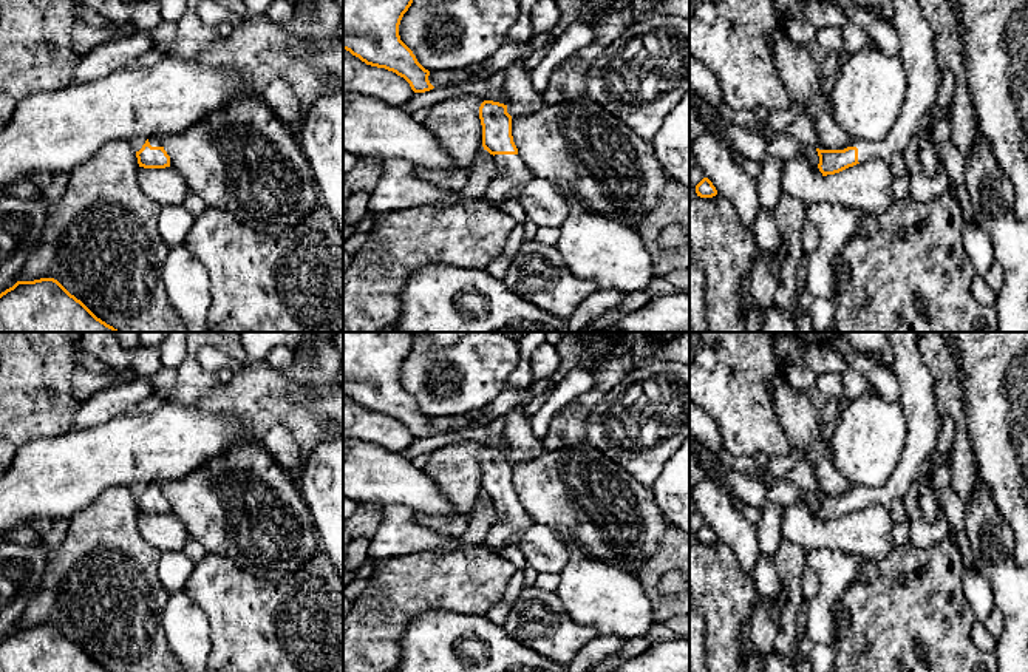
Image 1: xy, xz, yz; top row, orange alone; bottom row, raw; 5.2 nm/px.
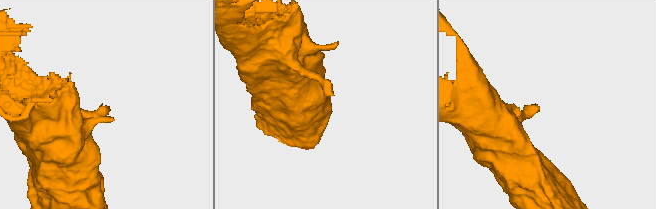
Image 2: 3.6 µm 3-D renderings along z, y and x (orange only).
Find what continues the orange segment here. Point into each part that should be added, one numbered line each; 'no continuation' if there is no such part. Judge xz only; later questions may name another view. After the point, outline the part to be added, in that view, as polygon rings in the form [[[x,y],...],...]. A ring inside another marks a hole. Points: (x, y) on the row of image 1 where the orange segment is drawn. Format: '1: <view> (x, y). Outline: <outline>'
1: xz (514, 172). Outline: [[[495,154],[493,159],[499,171],[488,181],[484,192],[484,201],[490,204],[505,202],[509,199],[509,193],[515,187],[526,185],[536,178],[519,154]]]

